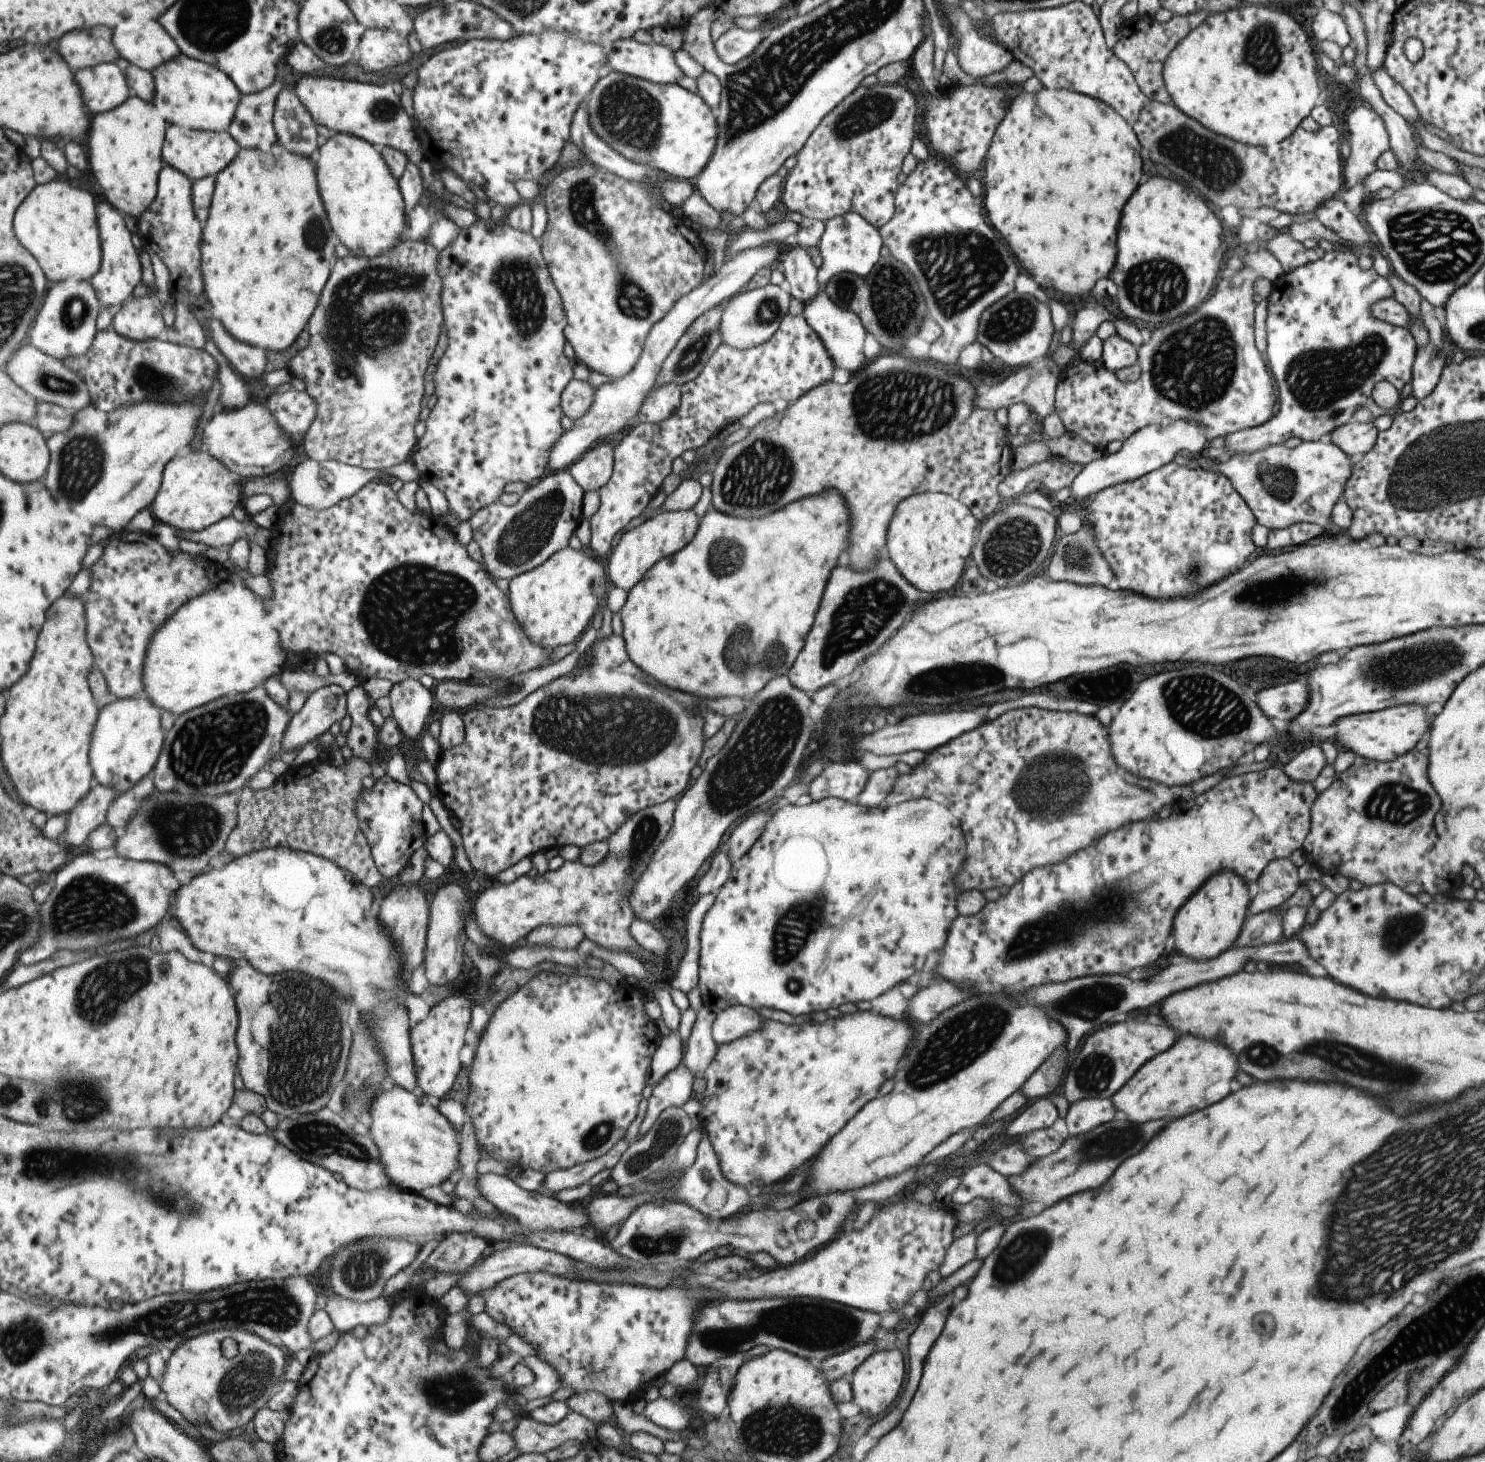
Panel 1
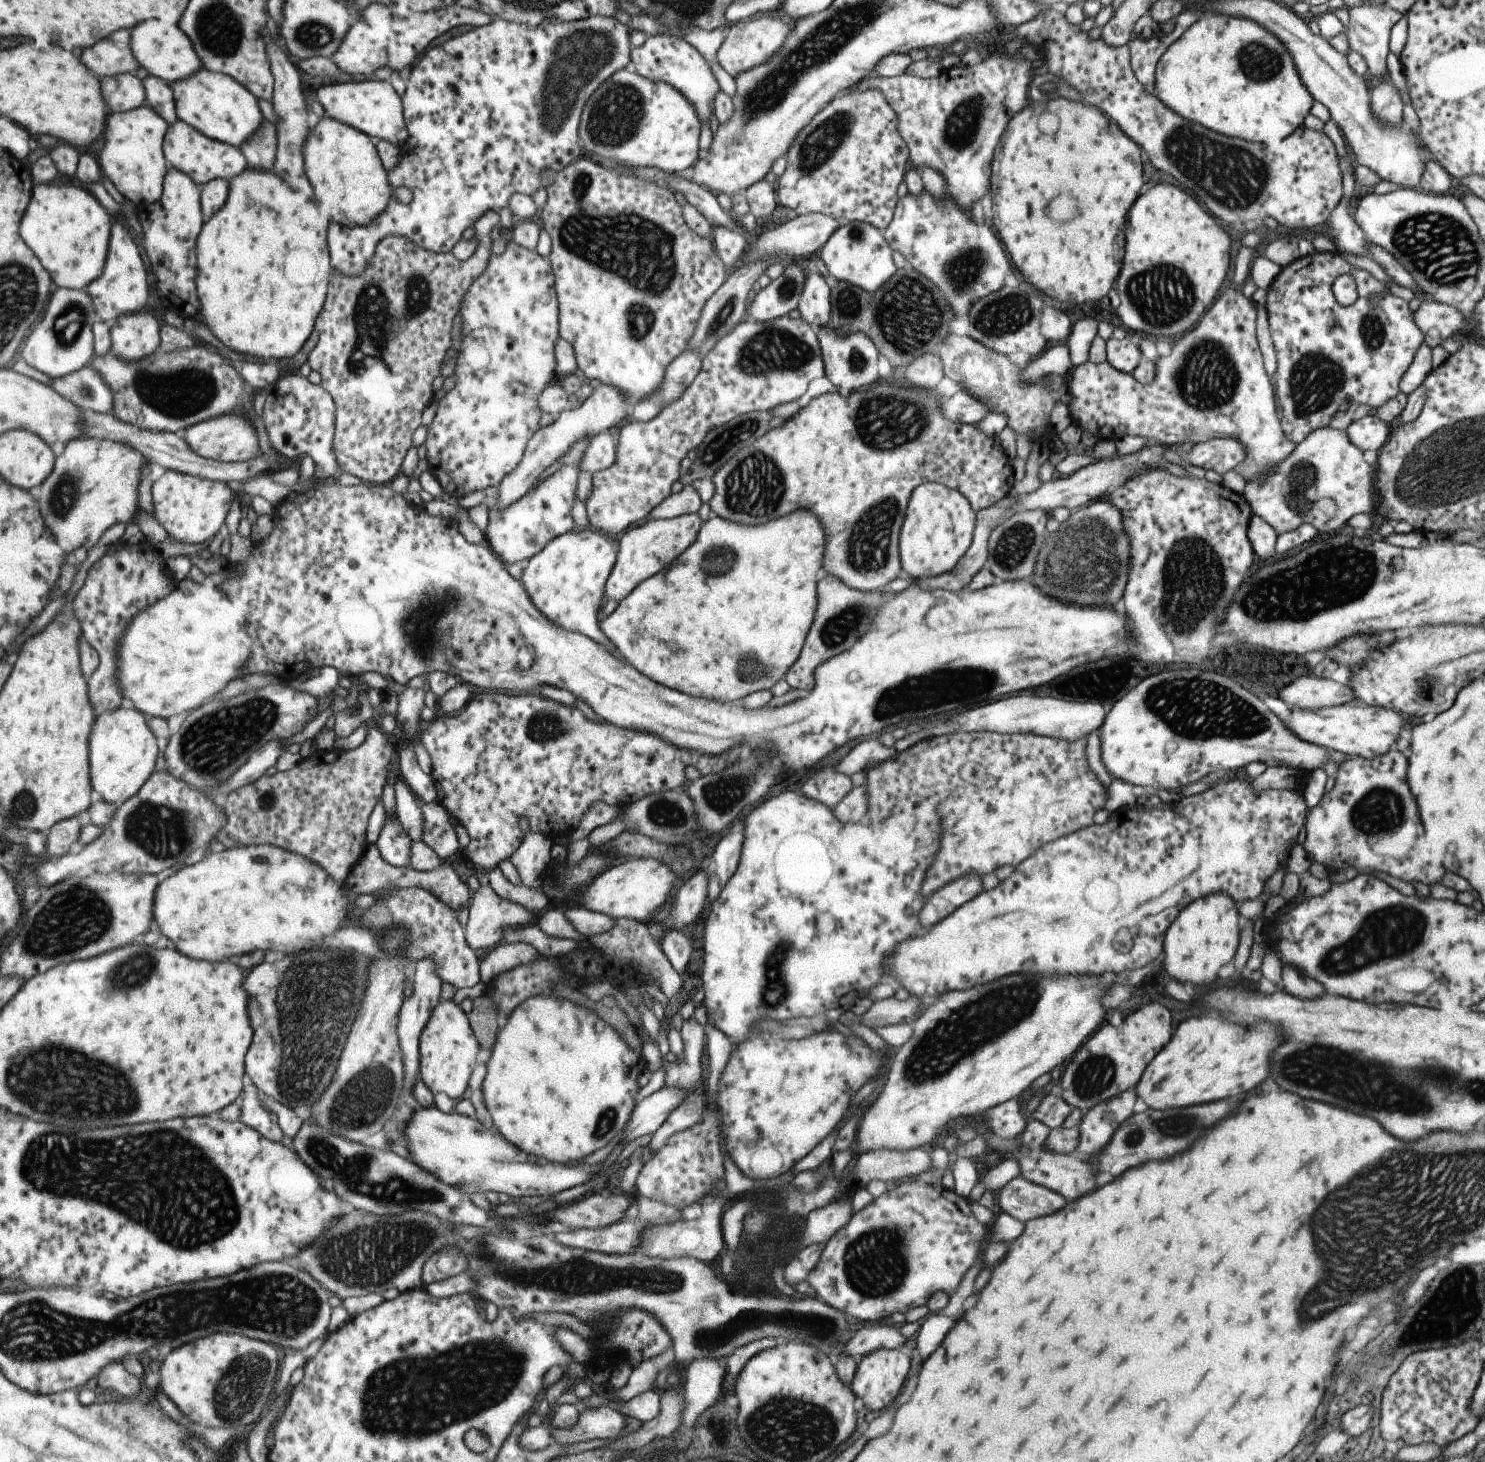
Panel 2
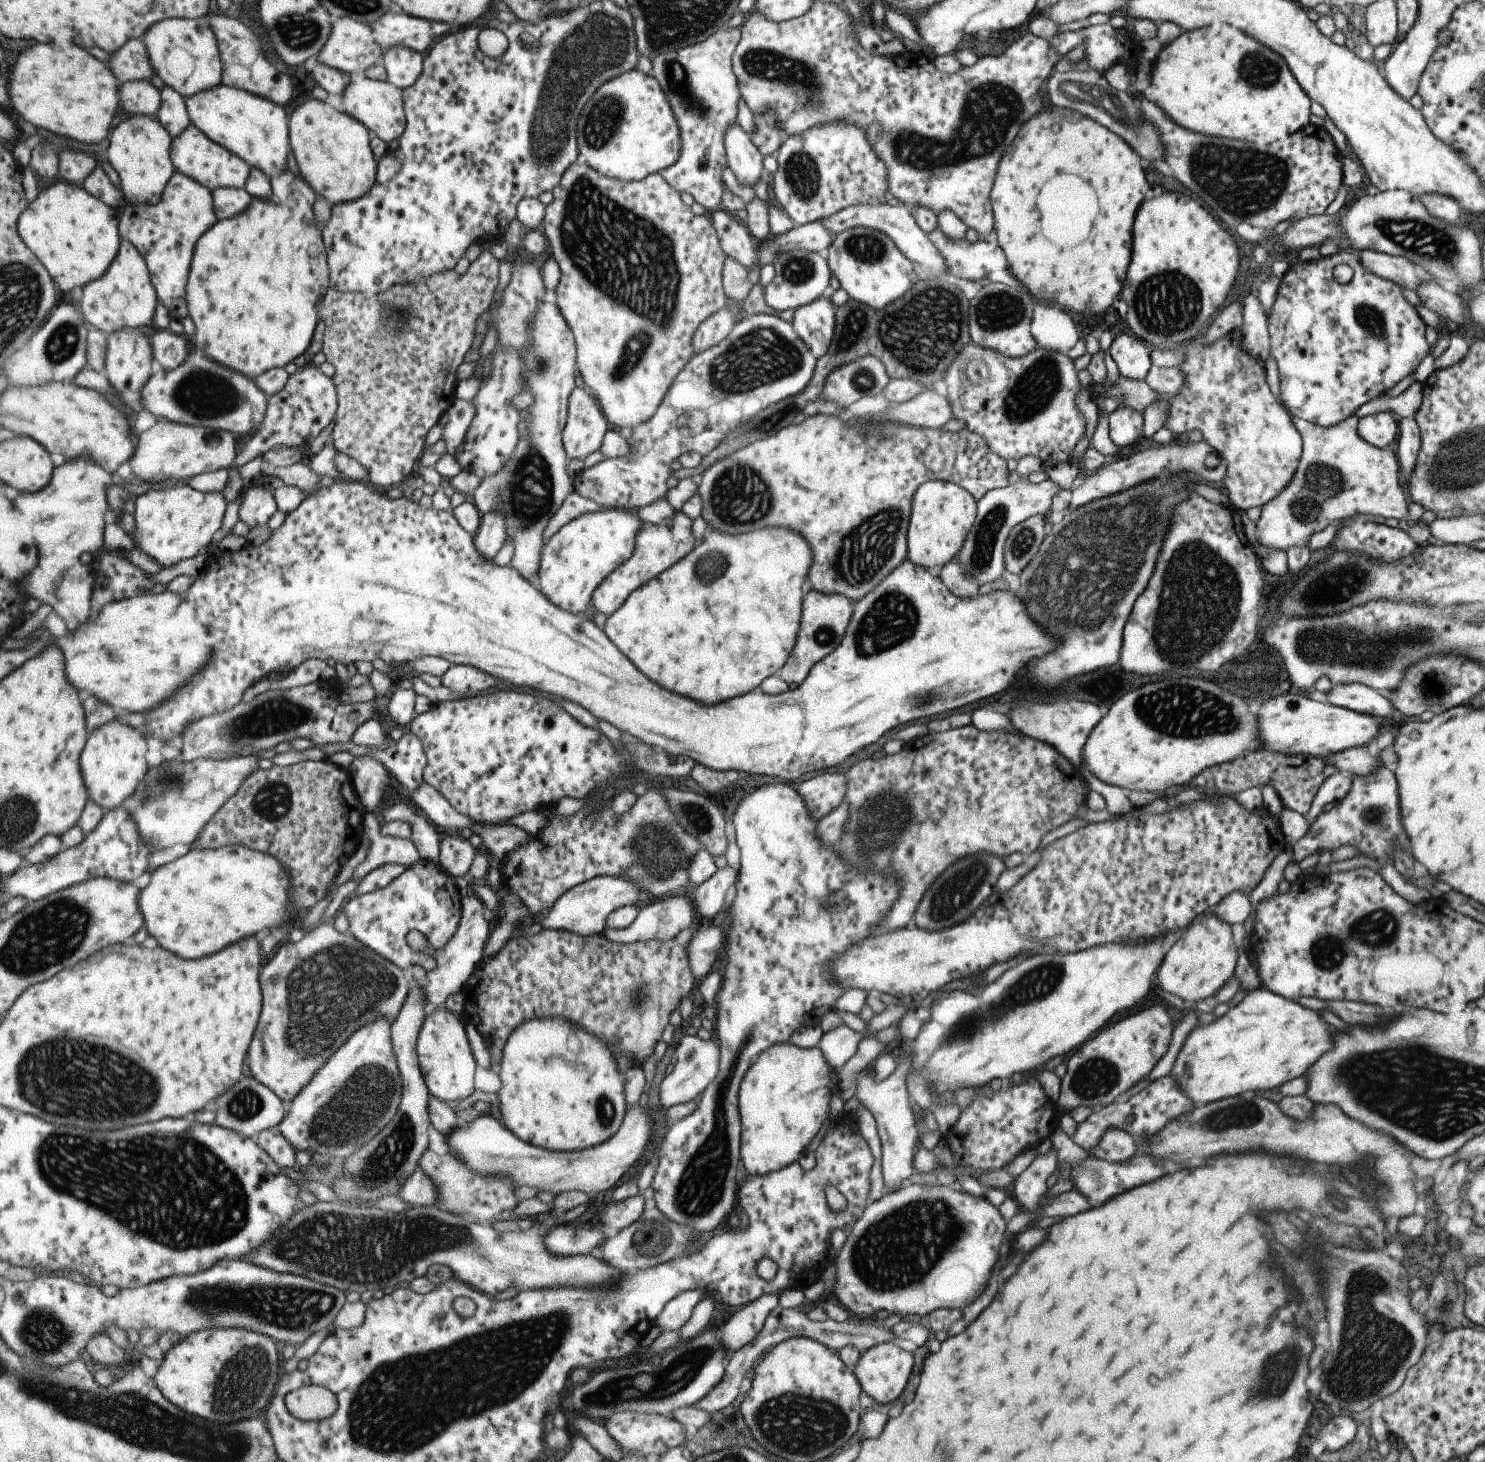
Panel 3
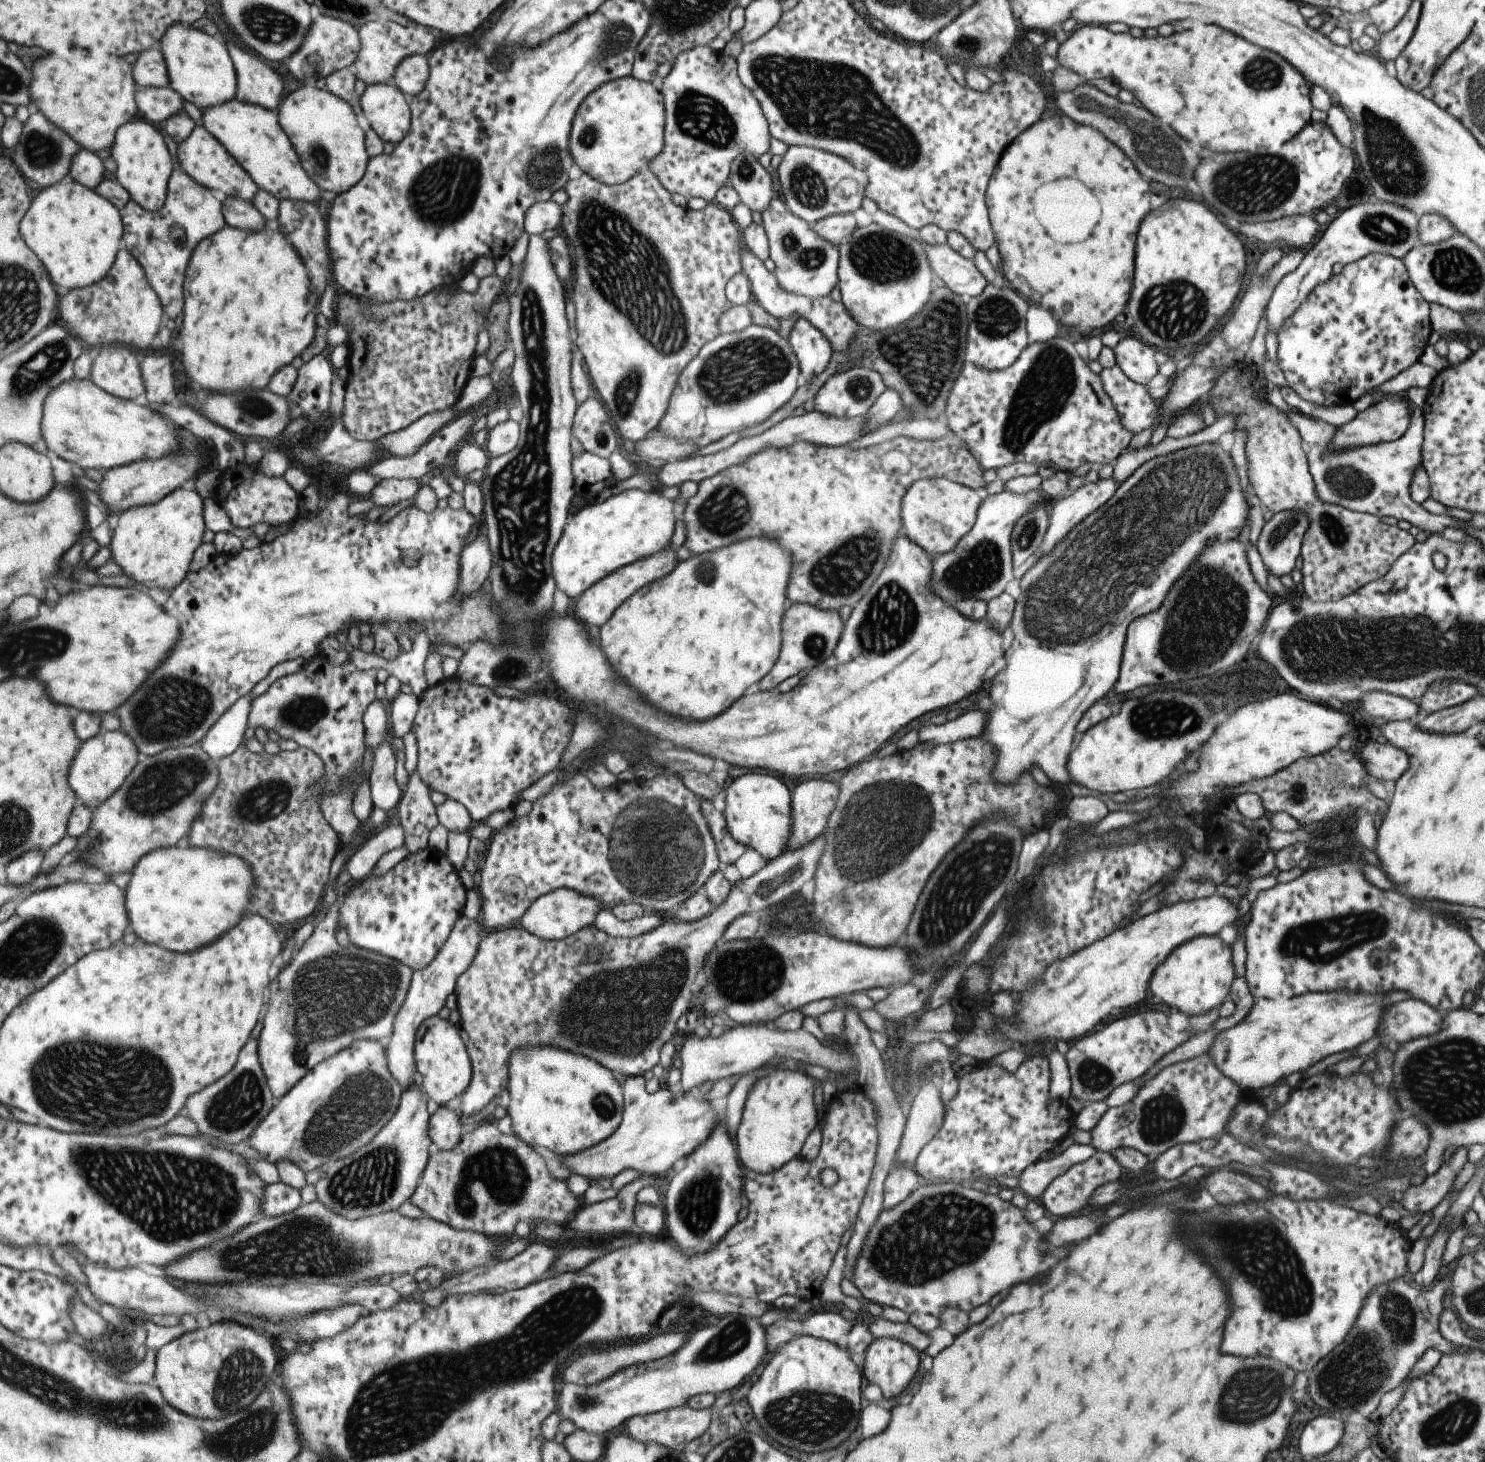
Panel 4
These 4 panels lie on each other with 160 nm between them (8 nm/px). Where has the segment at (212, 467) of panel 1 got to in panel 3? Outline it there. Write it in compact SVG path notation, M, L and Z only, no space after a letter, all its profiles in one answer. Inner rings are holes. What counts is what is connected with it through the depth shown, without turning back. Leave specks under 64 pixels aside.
M177 484L139 495L134 506L136 533L132 537L136 540L136 548L157 560L164 568L184 558L202 554L211 542L215 542L223 526L227 500L222 491L206 493L186 484Z

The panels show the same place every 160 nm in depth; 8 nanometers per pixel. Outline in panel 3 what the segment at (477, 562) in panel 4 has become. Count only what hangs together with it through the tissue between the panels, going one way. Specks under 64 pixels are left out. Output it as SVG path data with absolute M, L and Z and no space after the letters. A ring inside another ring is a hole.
M497 509L480 515L480 523L472 537L475 550L486 559L494 557L506 538L504 514Z

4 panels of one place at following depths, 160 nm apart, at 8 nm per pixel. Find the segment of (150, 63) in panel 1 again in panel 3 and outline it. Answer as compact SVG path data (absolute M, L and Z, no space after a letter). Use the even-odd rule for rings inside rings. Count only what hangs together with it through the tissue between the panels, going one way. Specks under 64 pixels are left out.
M207 17L159 20L145 30L141 39L145 48L148 48L151 64L163 84L173 87L185 98L223 84L225 67L222 65L222 52Z

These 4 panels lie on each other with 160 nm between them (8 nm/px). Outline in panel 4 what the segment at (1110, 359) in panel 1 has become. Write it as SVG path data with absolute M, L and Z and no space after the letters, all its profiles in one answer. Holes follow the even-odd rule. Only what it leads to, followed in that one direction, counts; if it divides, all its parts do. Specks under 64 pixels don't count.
M1134 337L1122 338L1112 351L1115 365L1131 382L1146 387L1158 371L1158 365L1155 363L1155 348Z

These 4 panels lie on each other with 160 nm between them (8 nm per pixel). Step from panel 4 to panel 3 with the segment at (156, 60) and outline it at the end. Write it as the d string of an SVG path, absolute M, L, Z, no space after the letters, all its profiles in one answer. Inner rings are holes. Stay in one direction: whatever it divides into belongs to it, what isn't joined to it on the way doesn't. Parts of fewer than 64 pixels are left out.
M142 39L130 40L112 55L103 56L103 62L109 62L109 67L121 84L136 80L149 81L157 74L147 49Z

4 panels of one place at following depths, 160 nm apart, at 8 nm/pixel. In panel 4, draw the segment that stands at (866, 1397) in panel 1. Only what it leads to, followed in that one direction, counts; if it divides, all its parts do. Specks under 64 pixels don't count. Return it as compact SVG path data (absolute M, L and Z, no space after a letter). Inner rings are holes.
M879 1337L865 1349L863 1376L879 1388L882 1398L893 1398L915 1376L919 1362L918 1352L907 1343Z

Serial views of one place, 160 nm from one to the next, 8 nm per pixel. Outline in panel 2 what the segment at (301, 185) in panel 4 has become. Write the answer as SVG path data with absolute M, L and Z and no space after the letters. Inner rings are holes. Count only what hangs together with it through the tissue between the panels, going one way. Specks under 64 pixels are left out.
M207 68L199 69L186 79L169 83L174 92L174 103L179 119L187 121L209 138L241 148L259 130L263 114L258 98L242 83L225 73Z

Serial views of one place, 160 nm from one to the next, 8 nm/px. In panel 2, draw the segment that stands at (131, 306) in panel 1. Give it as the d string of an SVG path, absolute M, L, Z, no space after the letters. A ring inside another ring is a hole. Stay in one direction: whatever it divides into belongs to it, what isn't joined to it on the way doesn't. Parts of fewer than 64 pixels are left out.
M147 310L123 315L110 325L111 351L125 360L142 361L162 344L162 325Z

